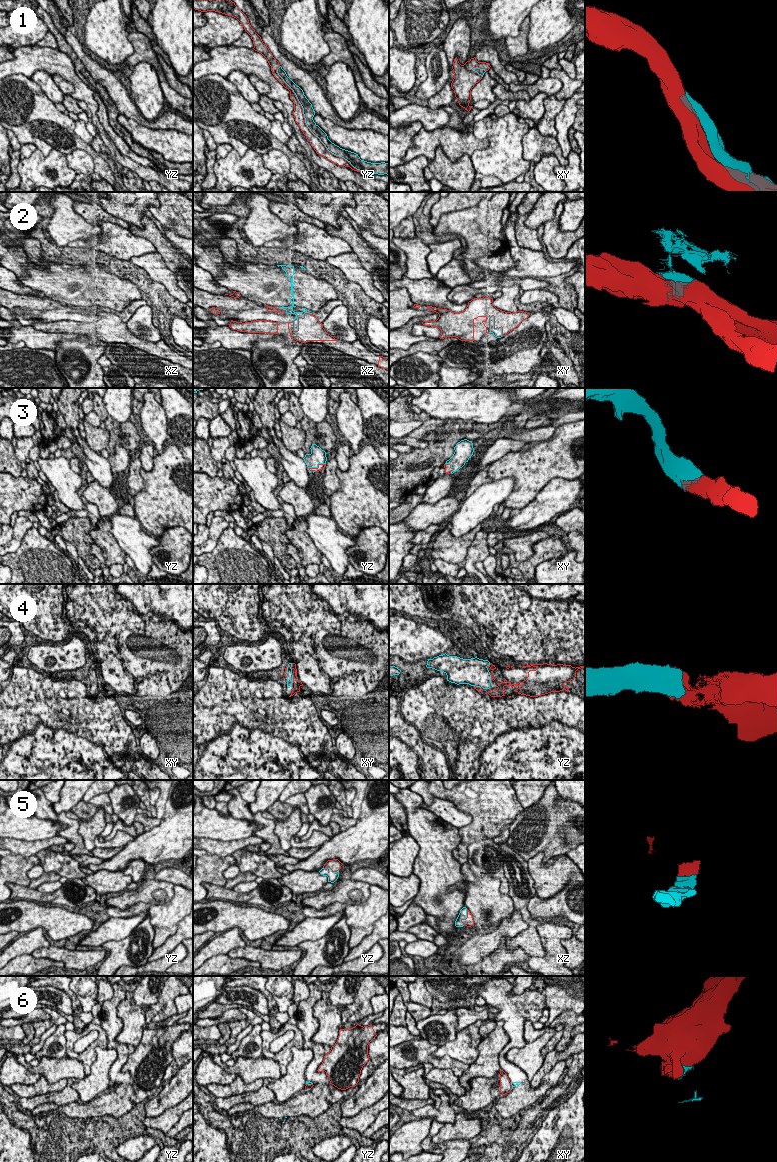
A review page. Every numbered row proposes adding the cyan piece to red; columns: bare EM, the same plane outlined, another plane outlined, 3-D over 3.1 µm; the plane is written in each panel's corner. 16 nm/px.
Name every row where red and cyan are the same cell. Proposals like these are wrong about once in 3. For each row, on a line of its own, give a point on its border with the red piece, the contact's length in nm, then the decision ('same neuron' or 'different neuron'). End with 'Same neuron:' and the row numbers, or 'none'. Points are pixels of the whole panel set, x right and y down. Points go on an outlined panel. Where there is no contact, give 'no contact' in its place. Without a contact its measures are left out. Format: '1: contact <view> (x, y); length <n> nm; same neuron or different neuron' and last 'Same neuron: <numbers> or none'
1: contact yz (307, 127); length 2200 nm; same neuron
2: contact xy (495, 328); length 380 nm; different neuron
3: contact yz (316, 468); length 320 nm; same neuron
4: contact xy (293, 678); length 160 nm; same neuron
5: contact xz (466, 918); length 280 nm; same neuron
6: contact xy (511, 1086); length 130 nm; different neuron
Same neuron: 1, 3, 4, 5

